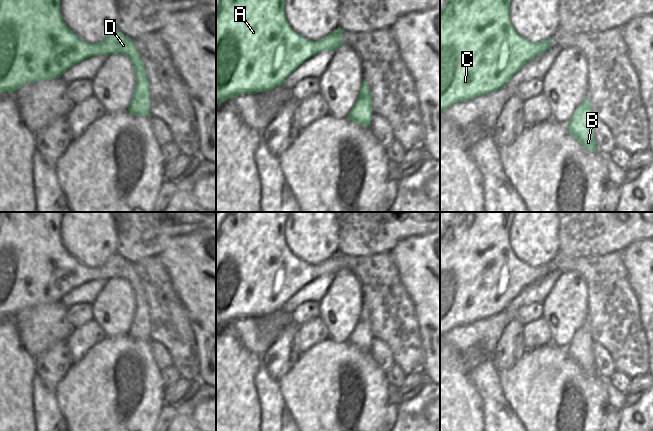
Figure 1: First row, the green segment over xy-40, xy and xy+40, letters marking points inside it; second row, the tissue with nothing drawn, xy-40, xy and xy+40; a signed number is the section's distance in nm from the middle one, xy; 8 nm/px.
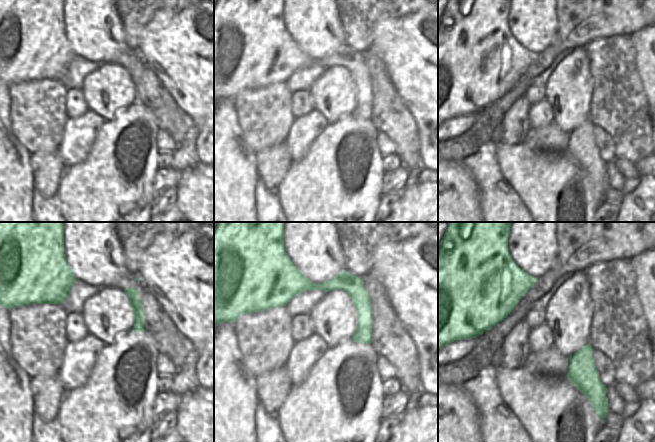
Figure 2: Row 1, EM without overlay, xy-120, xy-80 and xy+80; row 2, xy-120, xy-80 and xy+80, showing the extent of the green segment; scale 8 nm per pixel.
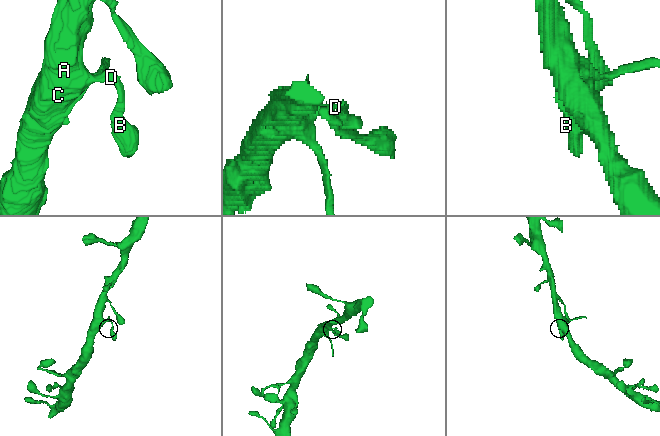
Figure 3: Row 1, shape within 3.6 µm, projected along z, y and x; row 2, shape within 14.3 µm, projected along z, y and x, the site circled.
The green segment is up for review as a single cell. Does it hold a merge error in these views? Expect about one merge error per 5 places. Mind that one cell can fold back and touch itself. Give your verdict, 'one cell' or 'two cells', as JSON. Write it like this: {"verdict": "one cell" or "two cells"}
{"verdict": "one cell"}

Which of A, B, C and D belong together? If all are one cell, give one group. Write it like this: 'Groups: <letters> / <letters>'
Groups: A B C D

